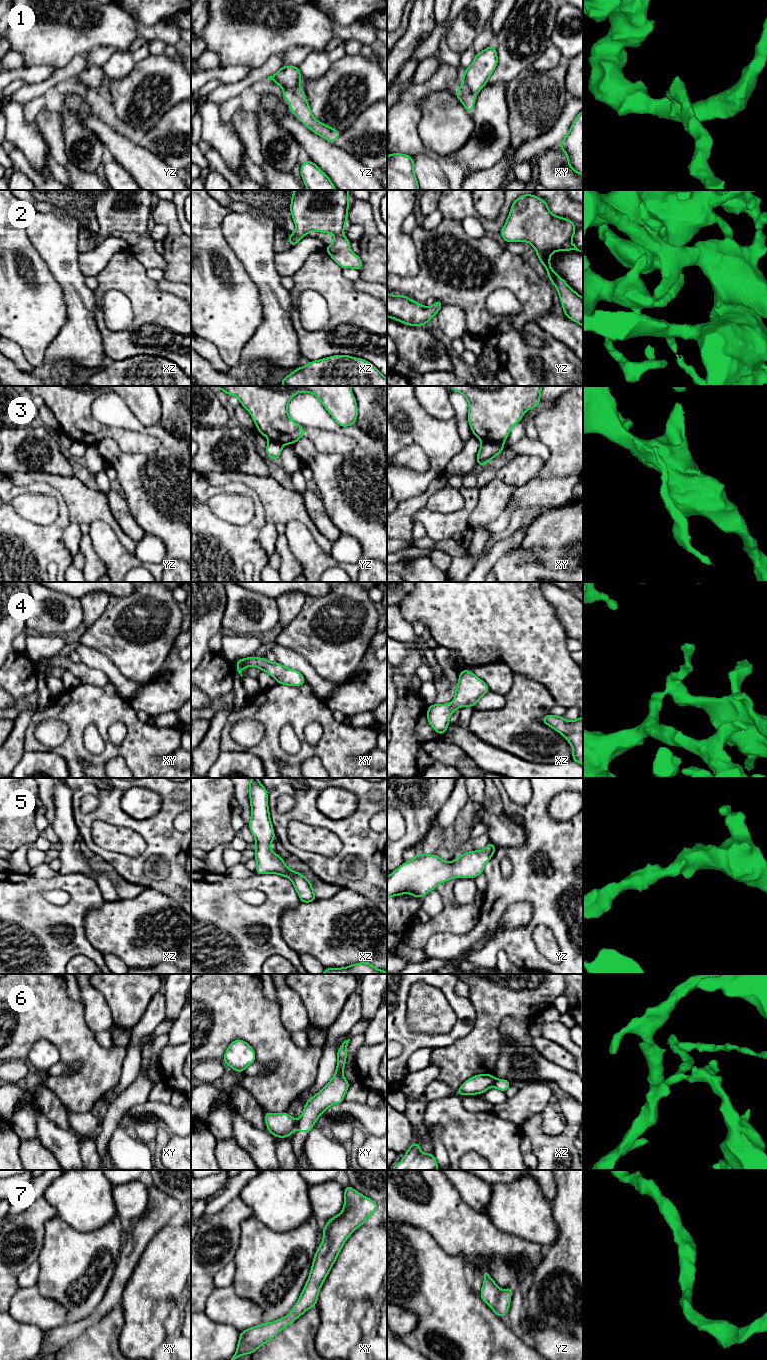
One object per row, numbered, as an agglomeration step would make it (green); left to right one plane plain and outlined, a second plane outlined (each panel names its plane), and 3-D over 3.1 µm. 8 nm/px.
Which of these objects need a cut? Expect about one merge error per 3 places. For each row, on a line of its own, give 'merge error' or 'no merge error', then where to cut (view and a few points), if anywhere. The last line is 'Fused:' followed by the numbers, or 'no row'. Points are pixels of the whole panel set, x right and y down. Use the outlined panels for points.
1: merge error | yz (298, 86), (284, 90)
2: no merge error | no cut
3: merge error | xy (482, 441), (502, 443)
4: no merge error | no cut
5: no merge error | no cut
6: merge error | xy (297, 1121), (294, 1128)
7: no merge error | no cut
Fused: 1, 3, 6

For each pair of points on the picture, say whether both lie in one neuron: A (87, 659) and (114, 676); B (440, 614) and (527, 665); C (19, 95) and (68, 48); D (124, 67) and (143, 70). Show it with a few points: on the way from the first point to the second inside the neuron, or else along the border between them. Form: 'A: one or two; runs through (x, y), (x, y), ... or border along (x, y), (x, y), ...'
A: one; runs through (94, 659), (100, 661), (108, 669)
B: one; runs through (462, 614), (470, 614), (505, 646)
C: two; border along (75, 54), (63, 66), (55, 68)
D: two; border along (149, 54), (140, 60), (125, 76), (112, 77)

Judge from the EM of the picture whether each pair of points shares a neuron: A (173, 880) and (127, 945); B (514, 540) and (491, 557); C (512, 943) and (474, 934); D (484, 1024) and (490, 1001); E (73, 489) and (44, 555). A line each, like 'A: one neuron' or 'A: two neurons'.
A: two neurons
B: one neuron
C: one neuron
D: one neuron
E: two neurons

